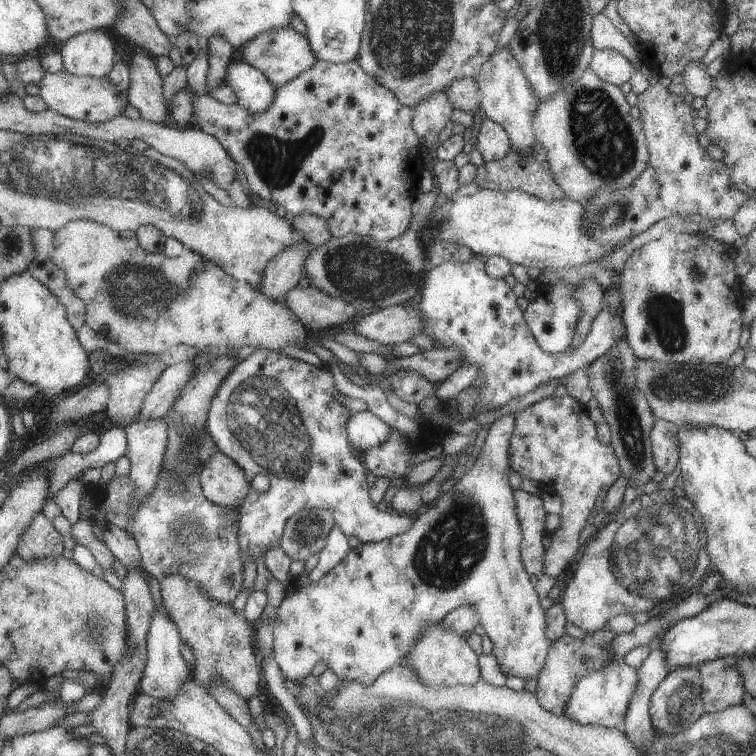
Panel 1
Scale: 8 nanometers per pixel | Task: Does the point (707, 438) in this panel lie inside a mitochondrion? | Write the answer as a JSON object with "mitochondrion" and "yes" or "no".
{"mitochondrion":"no"}

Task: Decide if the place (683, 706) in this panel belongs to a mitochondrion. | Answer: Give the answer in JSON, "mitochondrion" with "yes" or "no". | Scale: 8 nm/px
{"mitochondrion":"yes"}

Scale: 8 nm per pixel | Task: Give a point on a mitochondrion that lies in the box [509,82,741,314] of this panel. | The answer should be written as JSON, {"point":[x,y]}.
{"point":[605,142]}

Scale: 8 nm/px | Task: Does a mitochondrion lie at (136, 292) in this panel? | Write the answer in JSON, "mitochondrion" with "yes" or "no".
{"mitochondrion":"yes"}

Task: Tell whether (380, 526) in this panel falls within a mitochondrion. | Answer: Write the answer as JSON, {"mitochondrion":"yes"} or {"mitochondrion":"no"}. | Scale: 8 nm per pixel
{"mitochondrion":"no"}

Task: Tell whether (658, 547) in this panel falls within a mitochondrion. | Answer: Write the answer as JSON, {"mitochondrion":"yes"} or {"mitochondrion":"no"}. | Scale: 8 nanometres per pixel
{"mitochondrion":"yes"}

